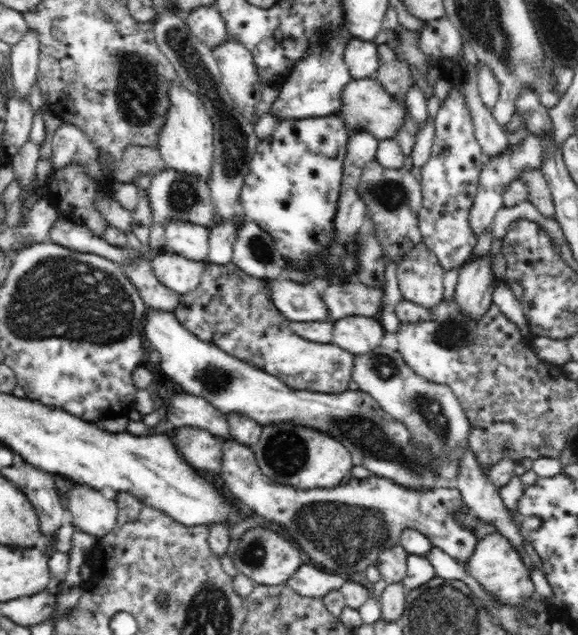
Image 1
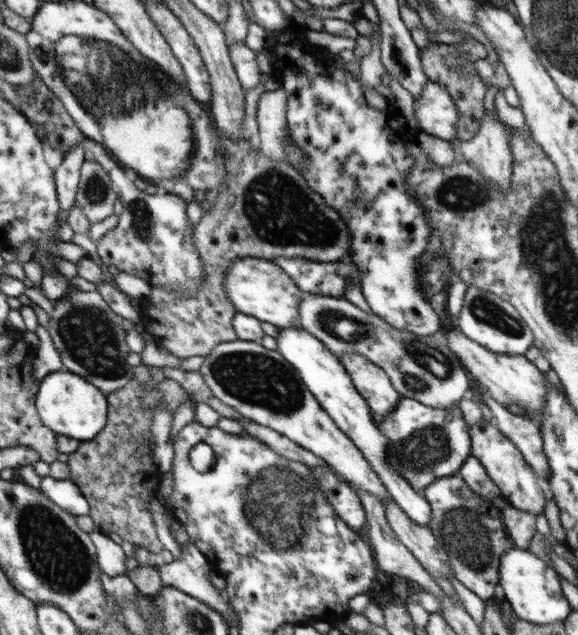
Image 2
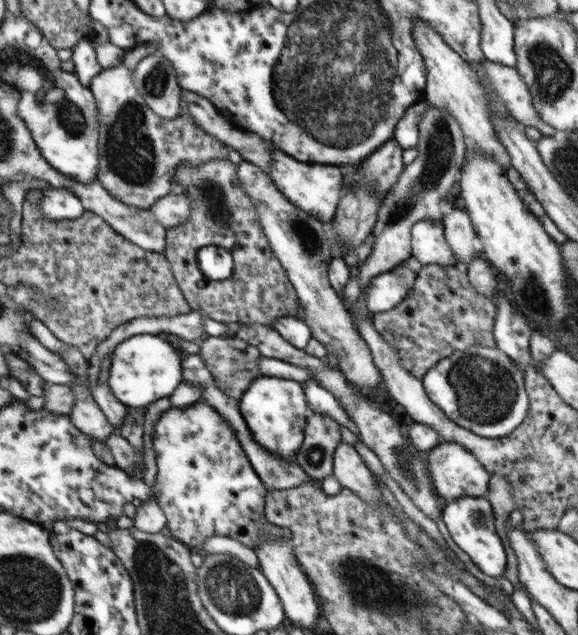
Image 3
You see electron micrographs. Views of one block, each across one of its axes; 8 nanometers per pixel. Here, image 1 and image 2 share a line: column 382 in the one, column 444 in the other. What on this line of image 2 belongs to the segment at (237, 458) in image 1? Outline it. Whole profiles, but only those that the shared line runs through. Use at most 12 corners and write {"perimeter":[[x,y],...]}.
{"perimeter":[[461,475],[422,492],[456,578],[485,602],[507,547],[502,510]]}

